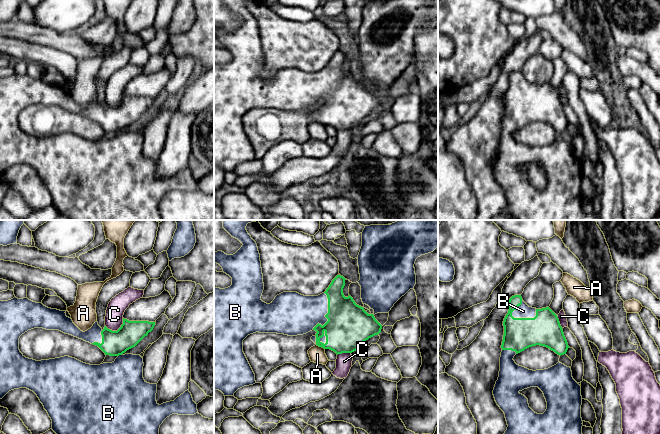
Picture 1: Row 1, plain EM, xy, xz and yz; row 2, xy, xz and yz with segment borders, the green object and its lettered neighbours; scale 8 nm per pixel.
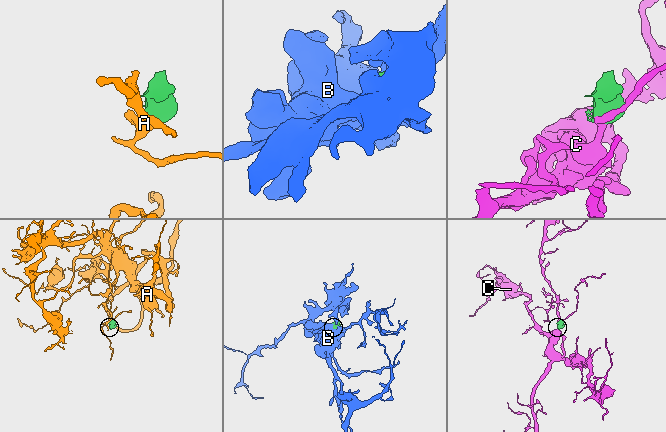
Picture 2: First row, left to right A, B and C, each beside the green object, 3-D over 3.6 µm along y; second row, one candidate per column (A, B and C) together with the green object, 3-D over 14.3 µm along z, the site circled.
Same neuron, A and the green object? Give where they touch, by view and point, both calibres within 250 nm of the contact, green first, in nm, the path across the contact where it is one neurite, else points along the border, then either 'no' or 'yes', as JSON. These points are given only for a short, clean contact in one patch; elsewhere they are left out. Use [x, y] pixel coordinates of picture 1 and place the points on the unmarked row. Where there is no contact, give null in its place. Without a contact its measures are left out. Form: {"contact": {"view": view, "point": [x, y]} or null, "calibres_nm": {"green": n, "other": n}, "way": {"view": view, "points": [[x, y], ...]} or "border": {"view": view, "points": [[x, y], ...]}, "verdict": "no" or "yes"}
{"contact": {"view": "xz", "point": [320, 122]}, "calibres_nm": {"green": 340, "other": 130}, "border": {"view": "xz", "points": [[316, 120], [324, 125]]}, "verdict": "no"}

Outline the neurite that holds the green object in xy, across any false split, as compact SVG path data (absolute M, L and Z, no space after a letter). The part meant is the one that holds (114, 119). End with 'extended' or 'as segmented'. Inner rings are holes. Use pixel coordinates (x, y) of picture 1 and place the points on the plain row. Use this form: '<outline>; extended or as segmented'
M14 73L8 77L0 77L0 175L14 165L27 164L33 167L52 196L51 205L59 215L64 215L70 220L162 220L159 204L167 193L172 190L194 191L198 189L197 180L193 177L189 166L174 177L159 181L156 177L157 160L147 159L143 154L143 134L140 131L125 129L153 106L155 98L129 97L123 94L121 103L117 107L112 107L106 102L102 105L96 97L90 105L83 108L71 94L66 92L65 88L48 84L27 73L23 75ZM34 104L59 106L96 121L105 131L117 134L112 139L100 141L86 140L69 132L41 137L26 134L19 126L19 114Z; extended

